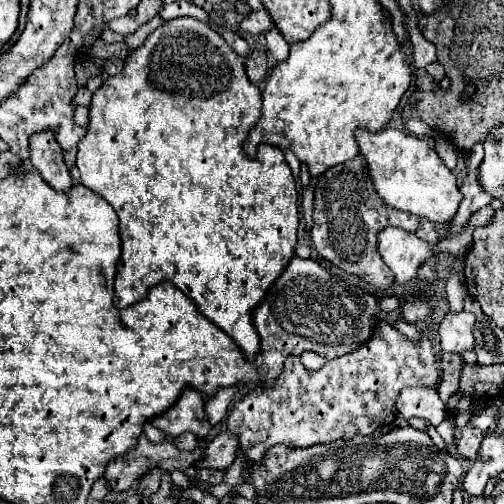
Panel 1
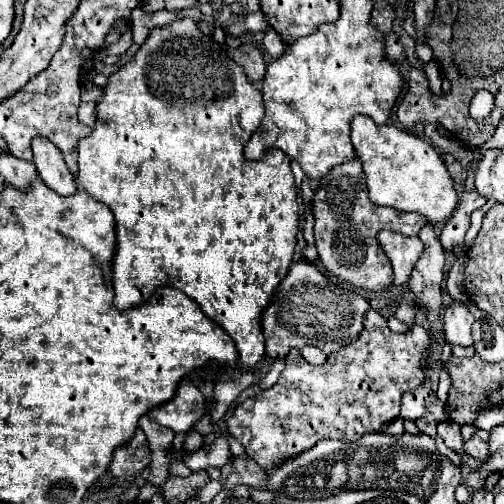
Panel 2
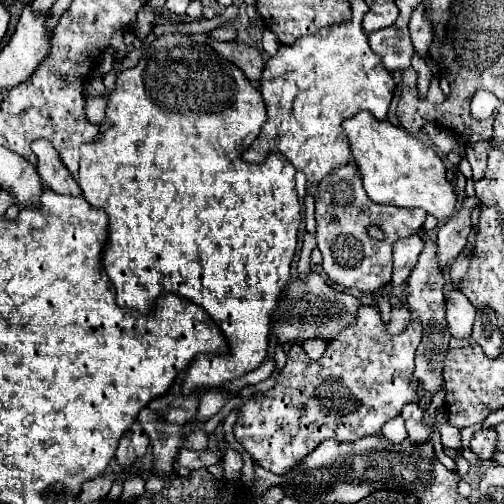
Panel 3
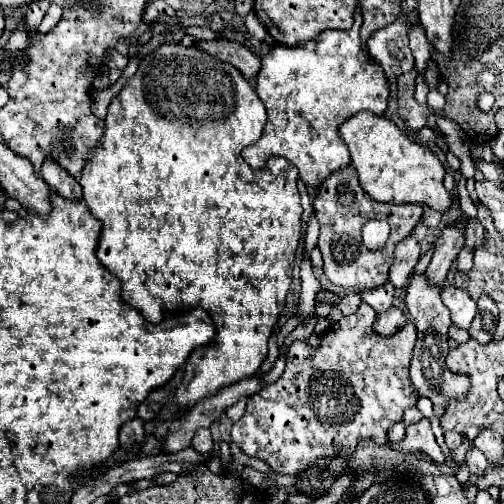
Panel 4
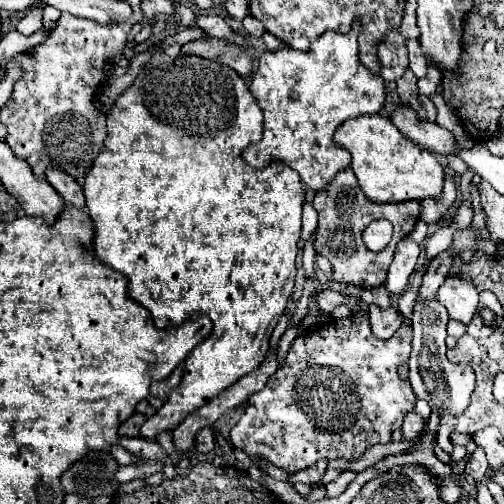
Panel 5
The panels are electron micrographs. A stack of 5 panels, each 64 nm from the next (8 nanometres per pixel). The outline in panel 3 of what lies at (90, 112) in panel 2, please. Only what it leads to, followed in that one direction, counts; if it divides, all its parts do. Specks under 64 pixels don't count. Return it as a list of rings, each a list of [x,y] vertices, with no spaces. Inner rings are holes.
[[[94,96],[94,98],[86,98],[86,120],[92,120],[92,124],[100,124],[100,120],[104,118],[104,104],[106,98],[104,96]]]

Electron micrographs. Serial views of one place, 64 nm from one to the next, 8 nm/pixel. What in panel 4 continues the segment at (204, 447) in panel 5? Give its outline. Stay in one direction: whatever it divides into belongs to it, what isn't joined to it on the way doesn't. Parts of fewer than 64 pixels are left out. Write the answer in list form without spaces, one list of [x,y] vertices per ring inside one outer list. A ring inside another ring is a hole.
[[[208,428],[196,430],[196,434],[194,434],[190,446],[192,446],[196,452],[202,452],[202,454],[210,452],[210,450],[212,450],[212,436],[210,436],[210,430],[208,430]]]

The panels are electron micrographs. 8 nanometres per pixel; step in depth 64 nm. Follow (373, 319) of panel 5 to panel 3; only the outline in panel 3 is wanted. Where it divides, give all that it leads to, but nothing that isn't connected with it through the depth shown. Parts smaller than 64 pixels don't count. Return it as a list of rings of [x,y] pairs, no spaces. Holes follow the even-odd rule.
[[[394,306],[392,308],[392,322],[386,324],[388,334],[400,334],[412,322],[412,314],[408,306]]]

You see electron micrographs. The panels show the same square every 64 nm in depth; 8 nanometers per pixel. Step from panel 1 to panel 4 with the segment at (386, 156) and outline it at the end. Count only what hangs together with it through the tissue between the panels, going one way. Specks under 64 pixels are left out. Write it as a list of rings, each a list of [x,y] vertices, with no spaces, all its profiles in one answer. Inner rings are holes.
[[[364,110],[340,126],[340,136],[350,150],[360,184],[372,200],[388,204],[420,204],[442,214],[450,210],[454,200],[444,188],[446,172],[440,158],[424,144],[410,140],[392,120]]]

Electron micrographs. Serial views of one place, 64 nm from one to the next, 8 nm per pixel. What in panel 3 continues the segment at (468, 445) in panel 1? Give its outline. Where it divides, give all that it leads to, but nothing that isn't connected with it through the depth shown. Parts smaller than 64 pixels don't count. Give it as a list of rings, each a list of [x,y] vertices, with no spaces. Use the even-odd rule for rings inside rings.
[[[480,430],[478,434],[474,434],[474,438],[470,440],[470,450],[482,458],[482,460],[490,460],[494,456],[494,444],[496,444],[496,432],[490,430]]]

